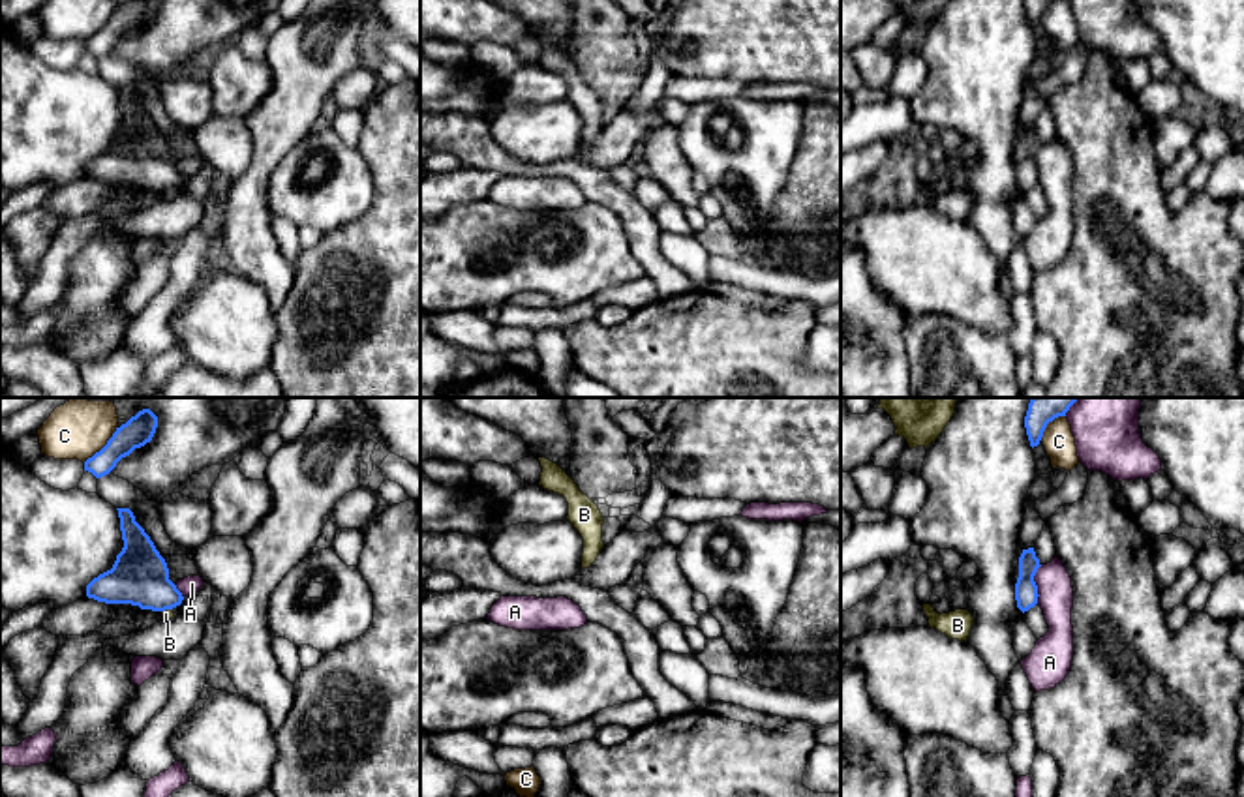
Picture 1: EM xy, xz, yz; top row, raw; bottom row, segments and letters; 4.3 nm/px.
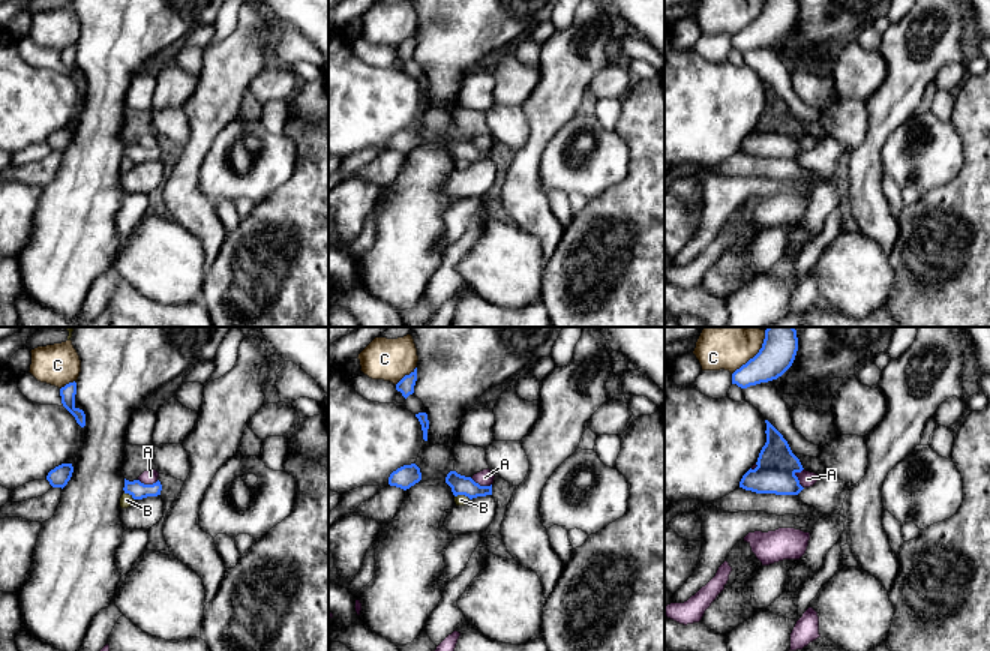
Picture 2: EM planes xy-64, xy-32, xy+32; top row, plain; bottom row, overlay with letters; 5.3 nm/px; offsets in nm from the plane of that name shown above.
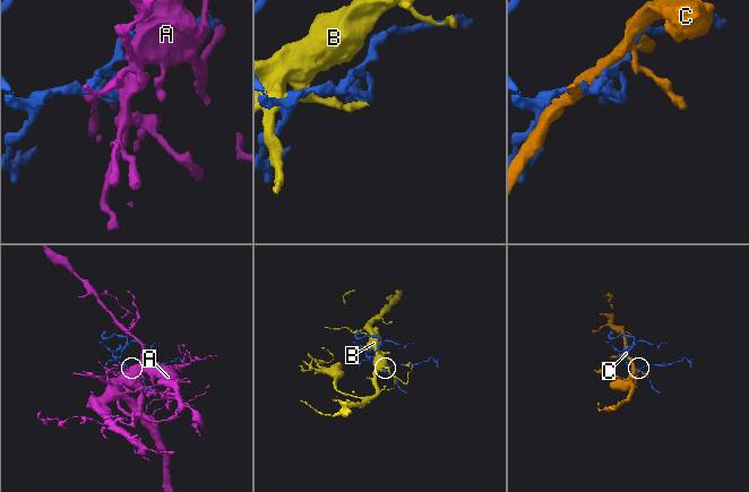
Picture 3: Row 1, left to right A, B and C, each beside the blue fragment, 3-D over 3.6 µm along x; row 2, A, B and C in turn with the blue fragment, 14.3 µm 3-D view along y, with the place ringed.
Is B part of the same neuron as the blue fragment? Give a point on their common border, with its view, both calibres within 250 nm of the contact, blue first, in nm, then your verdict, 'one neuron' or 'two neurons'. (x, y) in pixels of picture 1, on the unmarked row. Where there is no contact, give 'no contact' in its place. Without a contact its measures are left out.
xy (166, 188) | 260/50 nm | two neurons

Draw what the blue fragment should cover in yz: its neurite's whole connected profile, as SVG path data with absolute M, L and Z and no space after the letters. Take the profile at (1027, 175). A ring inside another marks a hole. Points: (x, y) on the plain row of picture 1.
M1034 128L1023 129L1019 137L1019 158L1015 163L1015 180L1017 188L1024 193L1038 184L1038 165L1034 156L1039 148L1039 139L1036 137Z

